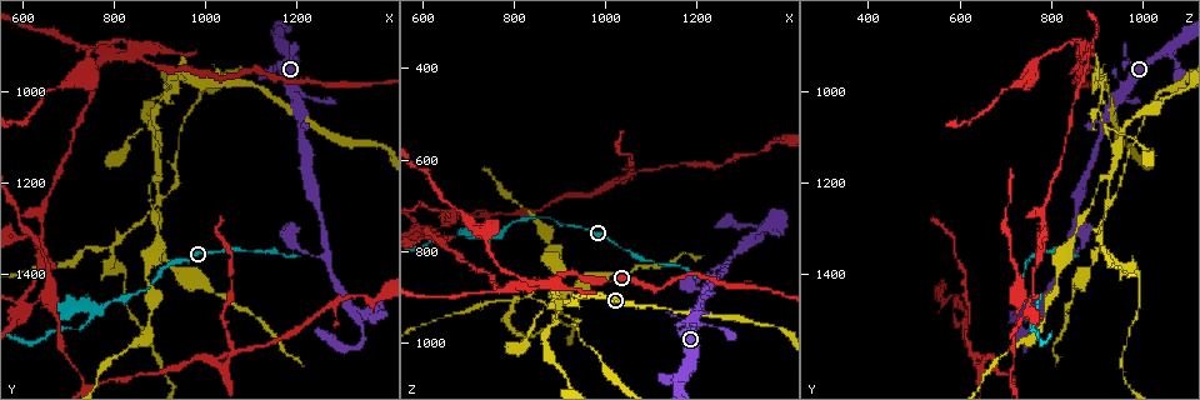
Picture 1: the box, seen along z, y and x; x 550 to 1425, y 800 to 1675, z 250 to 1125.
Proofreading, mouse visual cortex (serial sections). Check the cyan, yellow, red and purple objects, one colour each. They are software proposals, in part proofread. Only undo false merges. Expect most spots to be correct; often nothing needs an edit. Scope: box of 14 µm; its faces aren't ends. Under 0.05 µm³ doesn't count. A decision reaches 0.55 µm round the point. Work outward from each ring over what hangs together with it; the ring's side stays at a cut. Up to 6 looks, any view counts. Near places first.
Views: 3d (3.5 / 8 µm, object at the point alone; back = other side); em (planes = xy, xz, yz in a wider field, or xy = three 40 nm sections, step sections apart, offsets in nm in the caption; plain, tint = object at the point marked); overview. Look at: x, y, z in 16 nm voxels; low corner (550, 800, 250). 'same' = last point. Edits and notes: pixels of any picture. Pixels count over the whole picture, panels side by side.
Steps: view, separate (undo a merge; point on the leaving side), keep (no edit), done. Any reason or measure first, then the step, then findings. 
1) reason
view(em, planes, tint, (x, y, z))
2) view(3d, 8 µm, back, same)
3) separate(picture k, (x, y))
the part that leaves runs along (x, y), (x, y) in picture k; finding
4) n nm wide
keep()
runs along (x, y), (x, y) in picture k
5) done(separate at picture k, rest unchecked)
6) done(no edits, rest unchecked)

a narrow waist
view(3d, 3.5 µm, (935, 975, 905))

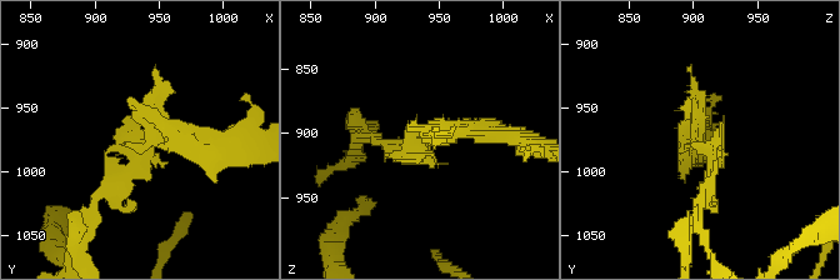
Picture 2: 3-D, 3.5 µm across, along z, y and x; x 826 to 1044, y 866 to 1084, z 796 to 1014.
view(em, xy, step 1, tint, (938, 978, 904))

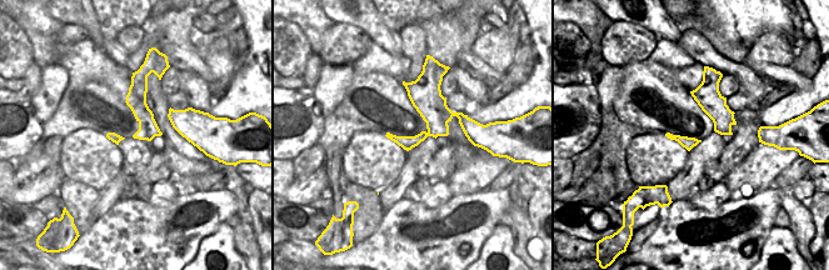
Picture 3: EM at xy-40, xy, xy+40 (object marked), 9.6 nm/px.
separate(picture 2, (114, 171))
the part that leaves runs along (140, 148), (75, 236) in picture 2; a second cell is stuck on

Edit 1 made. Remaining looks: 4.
abrupt turn
view(3d, 8 µm, back, (840, 925, 870))

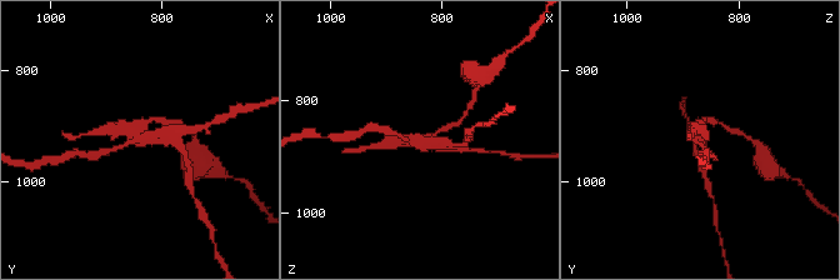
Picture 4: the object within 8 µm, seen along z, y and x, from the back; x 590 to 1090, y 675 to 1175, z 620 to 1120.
view(3d, 3.5 µm, (845, 925, 875))

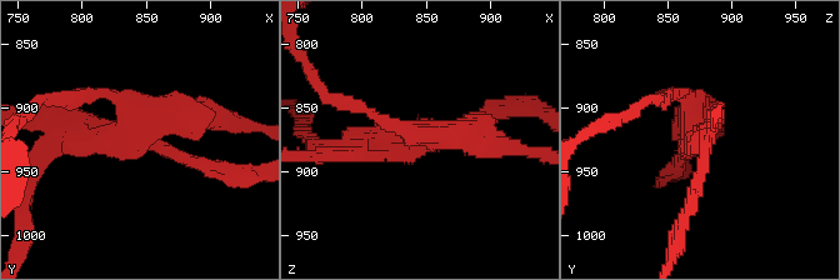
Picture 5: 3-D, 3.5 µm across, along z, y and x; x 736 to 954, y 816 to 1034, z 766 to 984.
4 arms; arms of 150, 200, 200, 350 nm; shape alone is not enough
view(em, xy, step 3, tint, (842, 922, 872))

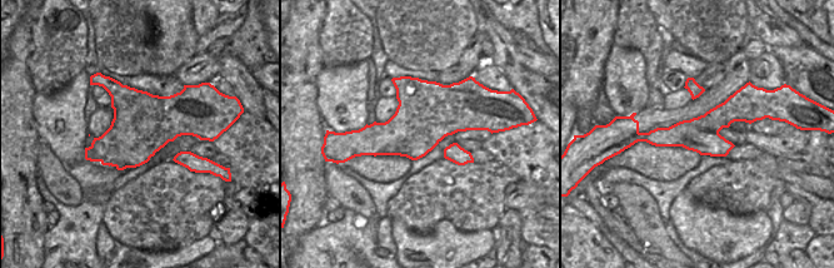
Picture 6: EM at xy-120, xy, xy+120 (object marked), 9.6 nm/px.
separate(picture 5, (95, 95))
the part that leaves runs along (144, 135), (71, 139), (33, 174) in picture 5; two cells meet here

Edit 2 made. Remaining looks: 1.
done(separate at picture 2, separate at picture 5, rest unchecked)

